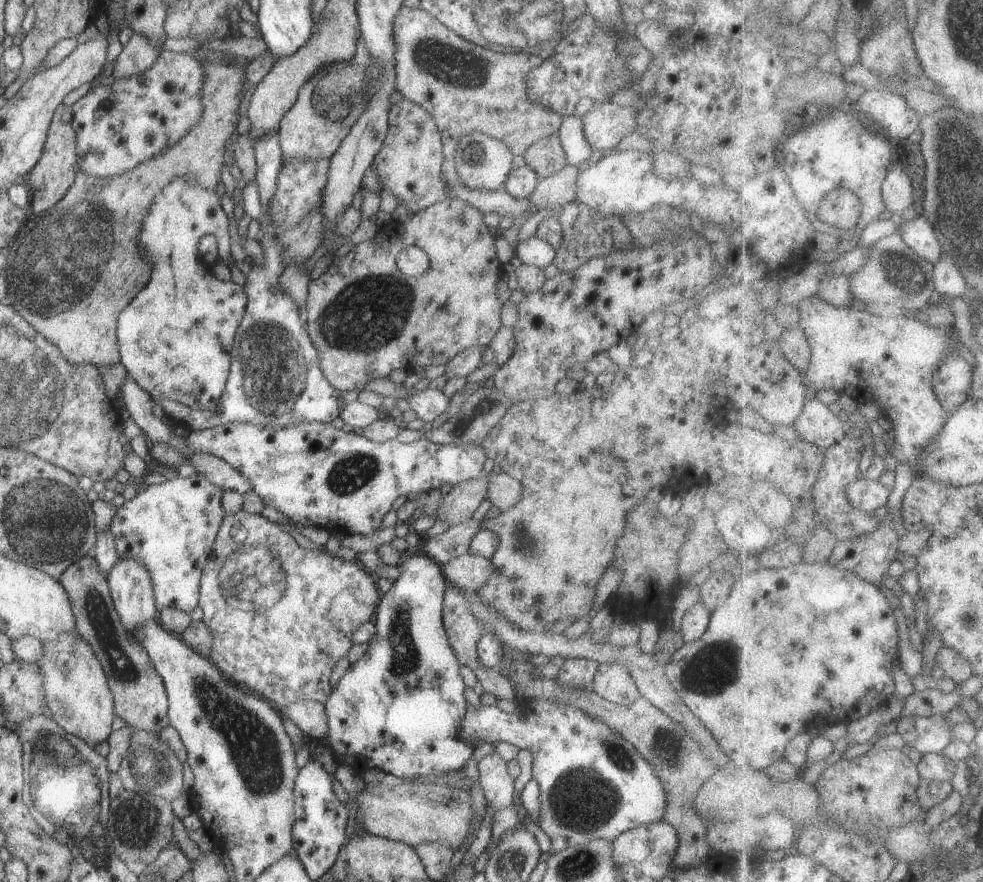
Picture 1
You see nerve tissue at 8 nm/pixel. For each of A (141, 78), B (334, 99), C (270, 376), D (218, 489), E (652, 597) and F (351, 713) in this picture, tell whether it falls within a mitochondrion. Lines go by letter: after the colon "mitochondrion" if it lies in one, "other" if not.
A: other
B: mitochondrion
C: mitochondrion
D: other
E: other
F: other

